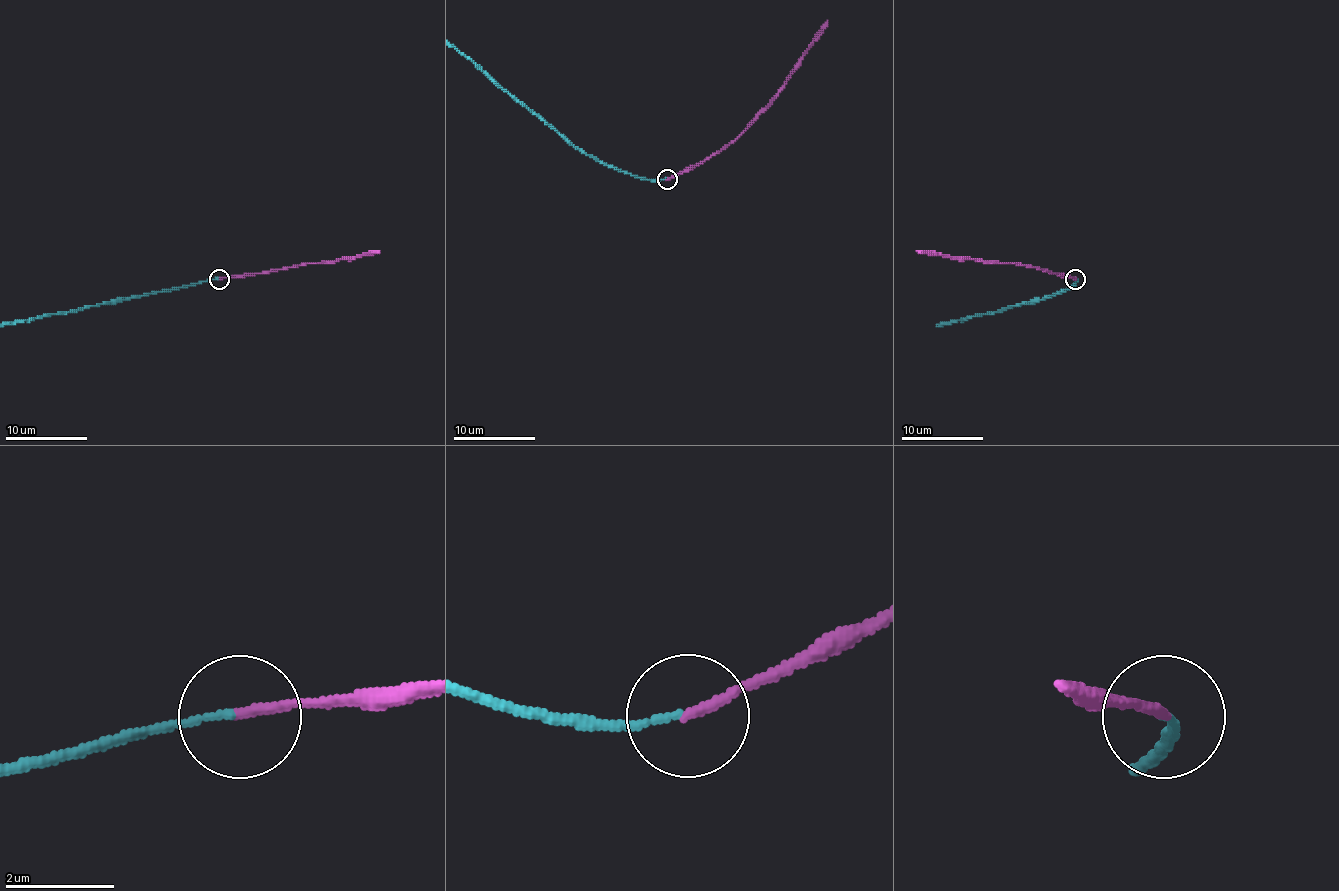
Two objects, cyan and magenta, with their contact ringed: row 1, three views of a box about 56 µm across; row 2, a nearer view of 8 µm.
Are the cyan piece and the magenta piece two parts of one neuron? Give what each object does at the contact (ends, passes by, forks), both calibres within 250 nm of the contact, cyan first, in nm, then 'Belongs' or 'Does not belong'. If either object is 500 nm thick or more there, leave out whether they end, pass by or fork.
At the ring cyan ends. At the ring magenta ends. Thickness 120 nm (cyan) against 180 nm. Belongs

